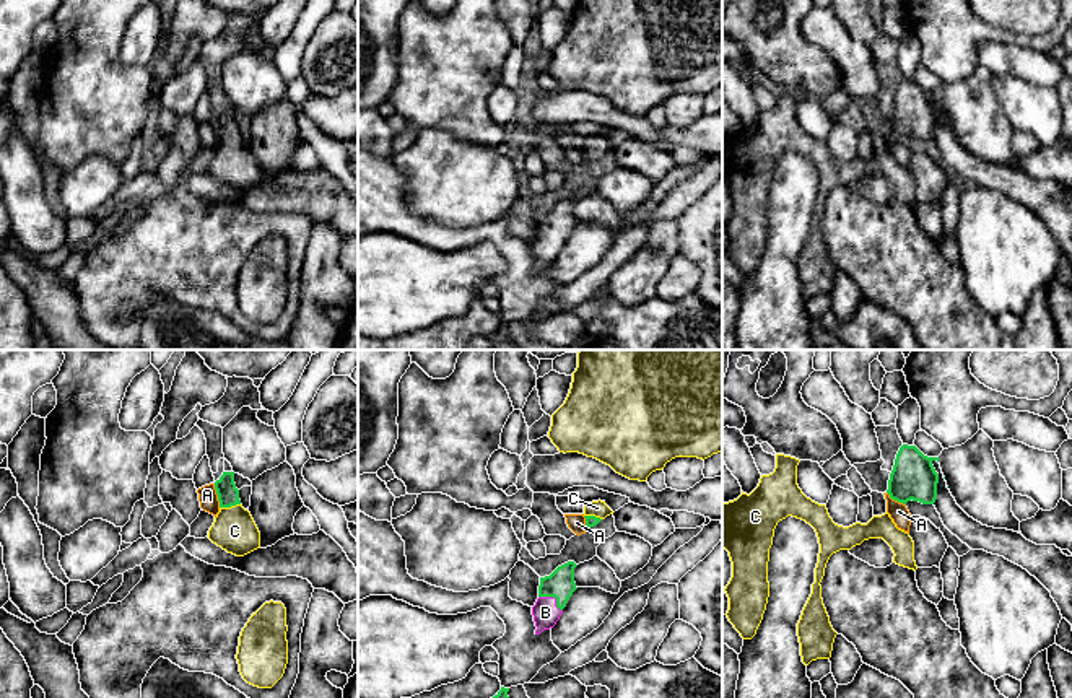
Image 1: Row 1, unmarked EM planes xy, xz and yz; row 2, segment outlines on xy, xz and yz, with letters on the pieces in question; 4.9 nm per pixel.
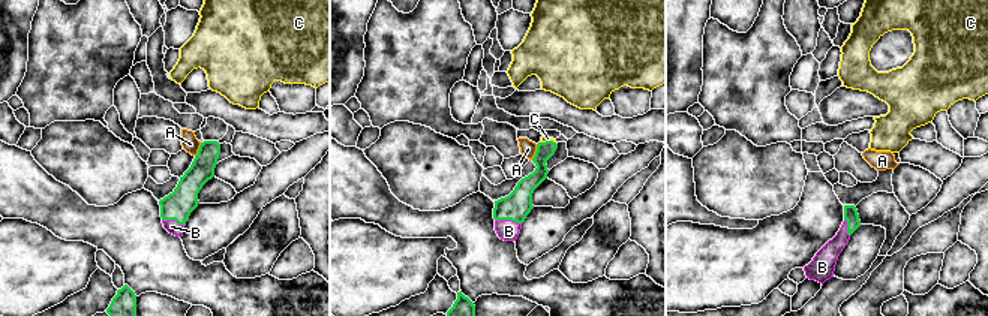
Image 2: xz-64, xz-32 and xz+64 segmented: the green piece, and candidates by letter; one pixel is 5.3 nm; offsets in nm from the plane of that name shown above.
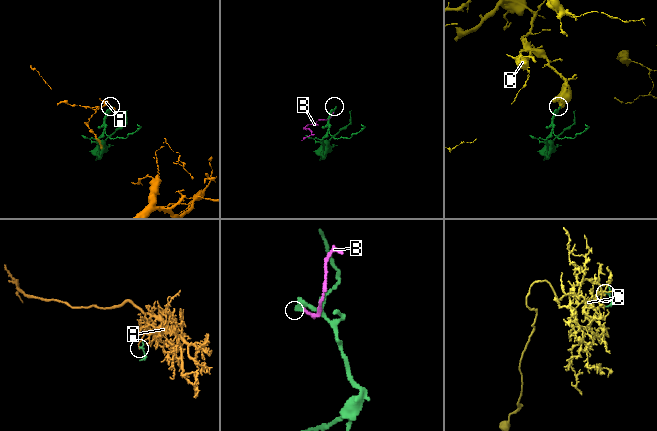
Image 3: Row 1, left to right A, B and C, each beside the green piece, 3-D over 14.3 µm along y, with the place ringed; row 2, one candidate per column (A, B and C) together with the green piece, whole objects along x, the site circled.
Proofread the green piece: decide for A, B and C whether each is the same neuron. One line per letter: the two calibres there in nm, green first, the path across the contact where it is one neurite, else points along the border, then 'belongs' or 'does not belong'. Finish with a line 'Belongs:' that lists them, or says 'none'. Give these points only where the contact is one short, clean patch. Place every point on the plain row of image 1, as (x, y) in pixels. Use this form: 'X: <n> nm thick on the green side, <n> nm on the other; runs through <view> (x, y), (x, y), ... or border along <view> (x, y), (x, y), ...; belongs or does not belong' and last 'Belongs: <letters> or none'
A: 110 nm thick on the green side, 100 nm on the other; border along xy (213, 119), (220, 142); does not belong
B: 140 nm thick on the green side, 130 nm on the other; runs through xz (560, 220), (553, 231), (545, 248); belongs
C: 110 nm thick on the green side, 220 nm on the other; runs through xy (228, 130), (230, 142), (235, 166); belongs
Belongs: B, C

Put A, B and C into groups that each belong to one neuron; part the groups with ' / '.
A / B C

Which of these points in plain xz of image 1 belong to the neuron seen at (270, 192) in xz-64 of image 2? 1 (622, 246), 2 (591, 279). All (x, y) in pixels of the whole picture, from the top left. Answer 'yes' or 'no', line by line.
1: no
2: no

